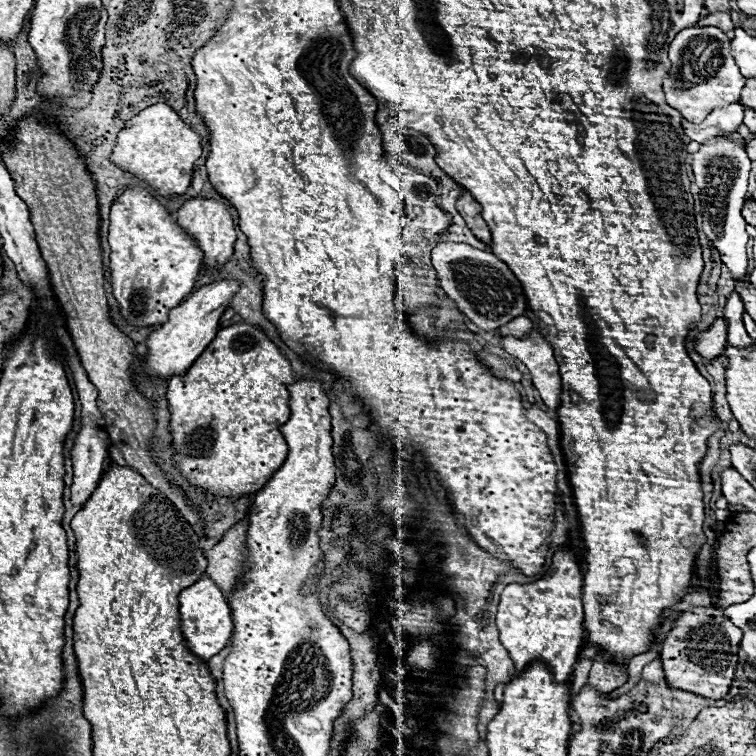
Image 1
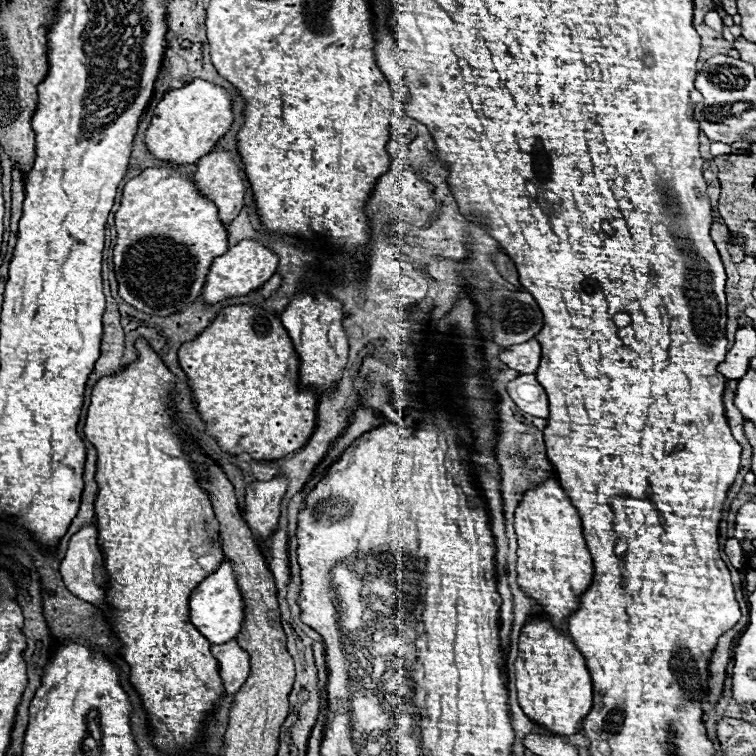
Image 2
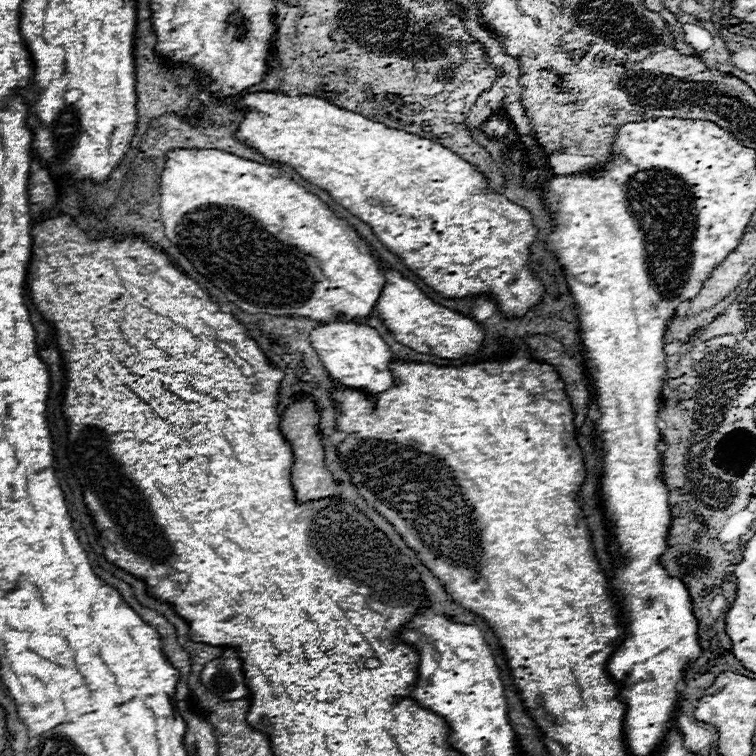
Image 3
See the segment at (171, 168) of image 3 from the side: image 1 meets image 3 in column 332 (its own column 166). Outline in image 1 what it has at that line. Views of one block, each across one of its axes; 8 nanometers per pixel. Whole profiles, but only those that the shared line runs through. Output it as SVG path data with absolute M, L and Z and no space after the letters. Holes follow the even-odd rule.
M128 188L110 210L110 284L122 318L130 326L164 324L168 312L192 292L202 268L202 250L172 222L164 206L144 188Z

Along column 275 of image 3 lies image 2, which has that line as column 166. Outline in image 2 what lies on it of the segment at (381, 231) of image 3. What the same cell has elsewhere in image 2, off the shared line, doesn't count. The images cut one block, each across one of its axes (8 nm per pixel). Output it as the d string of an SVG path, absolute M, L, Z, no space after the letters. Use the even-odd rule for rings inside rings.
M194 78L186 86L168 90L164 94L160 104L156 106L152 124L146 130L144 140L148 150L160 160L176 164L196 164L200 156L208 154L214 144L230 130L232 122L232 96L222 86Z

